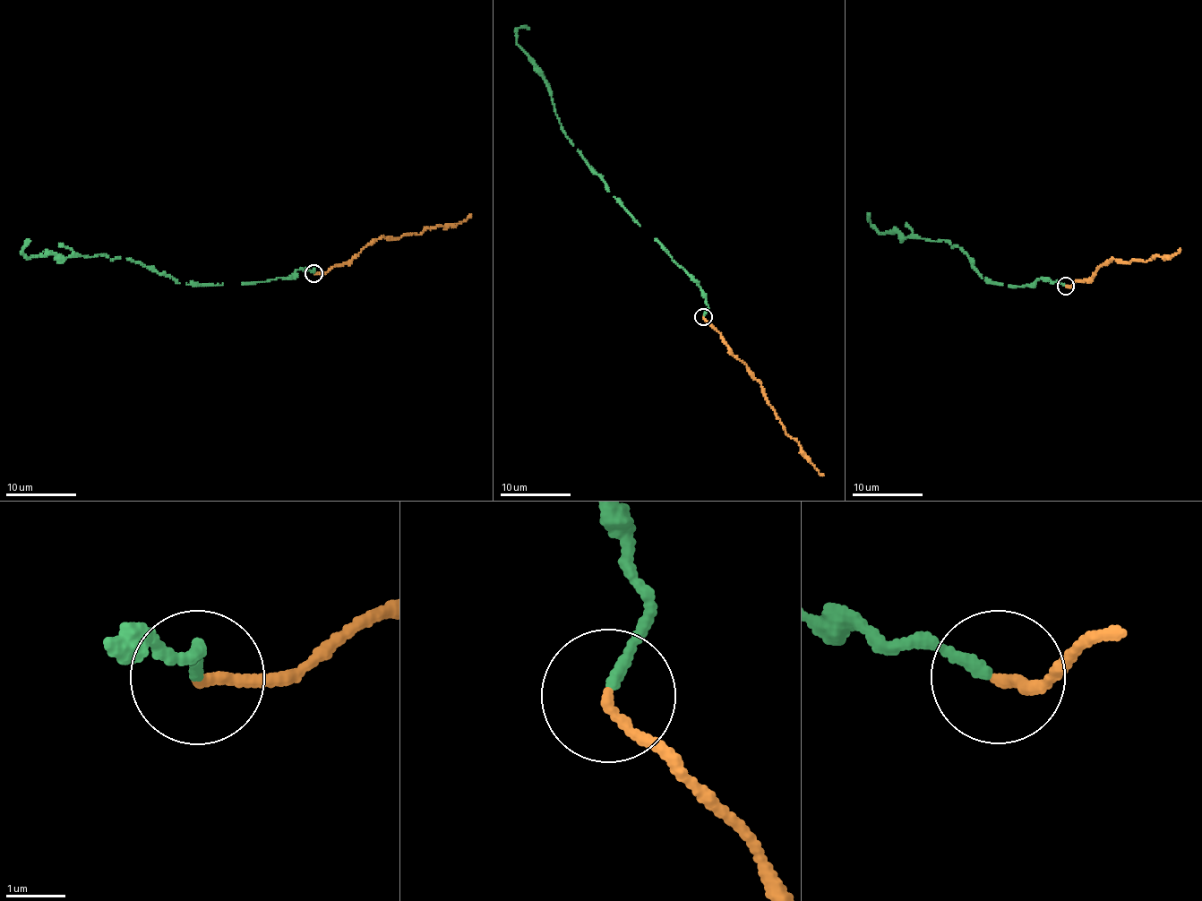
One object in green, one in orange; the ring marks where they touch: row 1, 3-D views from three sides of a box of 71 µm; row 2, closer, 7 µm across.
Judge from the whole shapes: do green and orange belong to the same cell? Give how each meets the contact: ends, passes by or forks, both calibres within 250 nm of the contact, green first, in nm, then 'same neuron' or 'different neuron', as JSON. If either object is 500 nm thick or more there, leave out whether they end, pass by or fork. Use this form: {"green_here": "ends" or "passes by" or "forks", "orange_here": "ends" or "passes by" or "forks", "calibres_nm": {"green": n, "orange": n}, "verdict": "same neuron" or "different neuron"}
{"green_here": "ends", "orange_here": "ends", "calibres_nm": {"green": 170, "orange": 170}, "verdict": "same neuron"}

